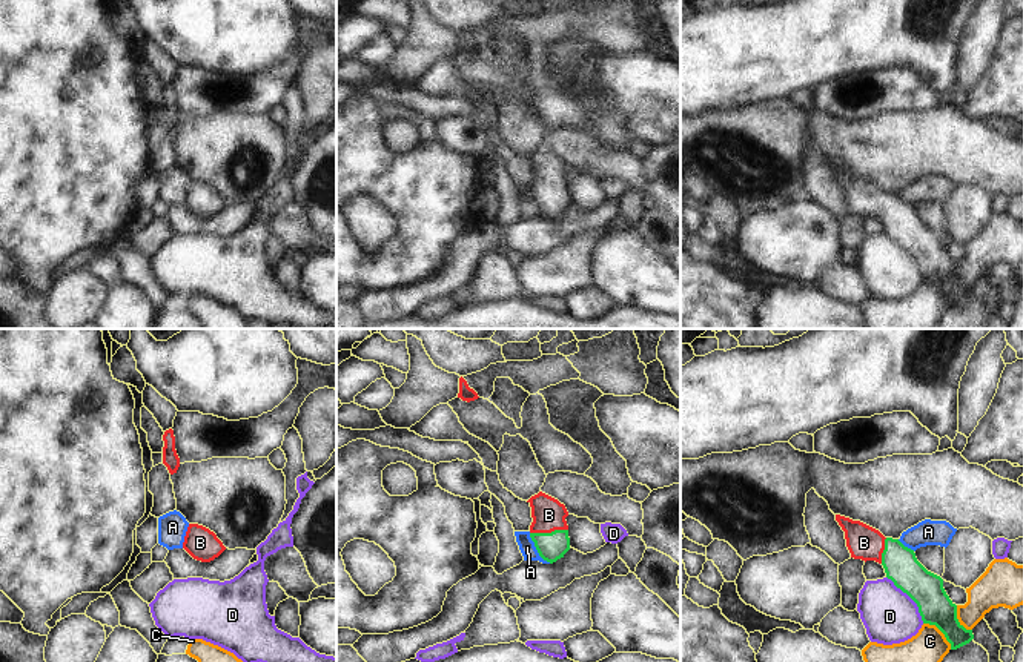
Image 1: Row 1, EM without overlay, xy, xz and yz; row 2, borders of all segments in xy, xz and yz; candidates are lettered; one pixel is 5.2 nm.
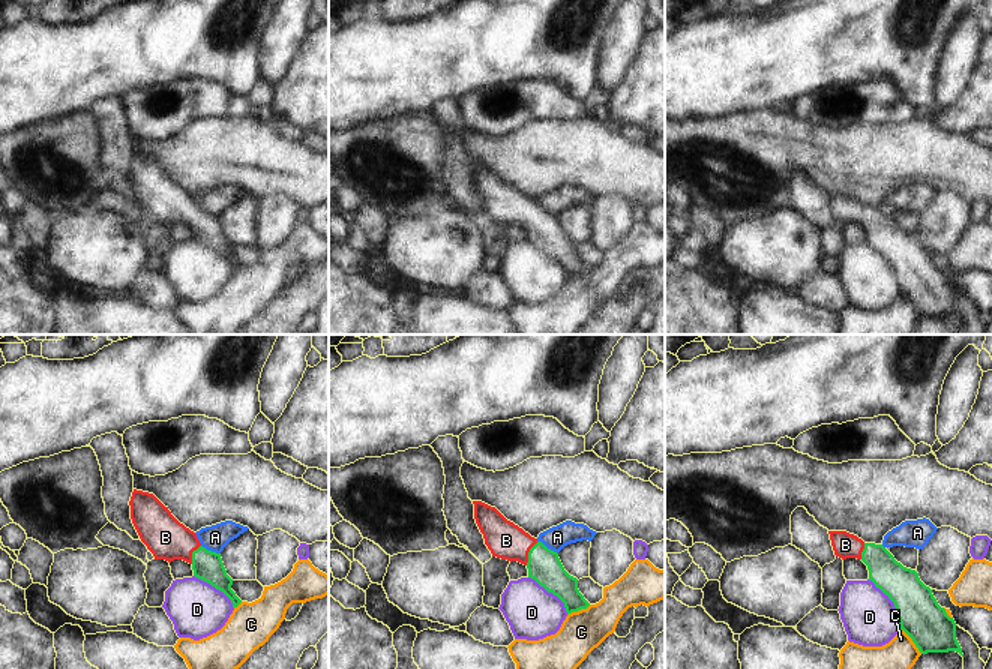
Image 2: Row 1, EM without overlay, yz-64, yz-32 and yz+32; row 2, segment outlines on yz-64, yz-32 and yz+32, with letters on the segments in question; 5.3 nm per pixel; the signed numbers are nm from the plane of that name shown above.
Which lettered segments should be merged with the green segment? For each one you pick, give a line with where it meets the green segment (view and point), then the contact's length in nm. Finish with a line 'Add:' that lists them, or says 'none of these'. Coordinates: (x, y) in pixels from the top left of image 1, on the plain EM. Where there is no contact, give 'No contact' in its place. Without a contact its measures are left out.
B: Touches green at xz (549, 189). Shared border 200 nm
Add: B.

